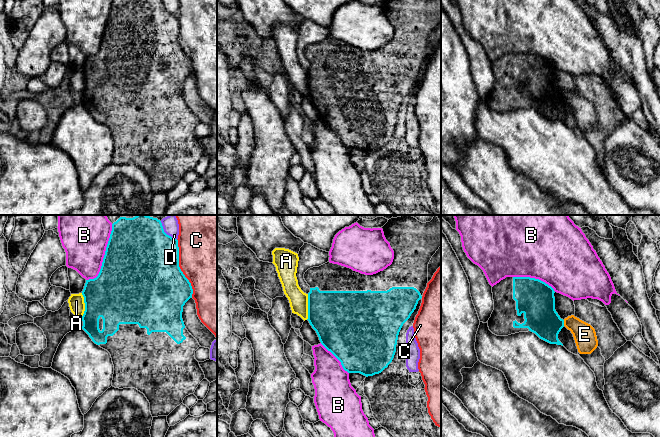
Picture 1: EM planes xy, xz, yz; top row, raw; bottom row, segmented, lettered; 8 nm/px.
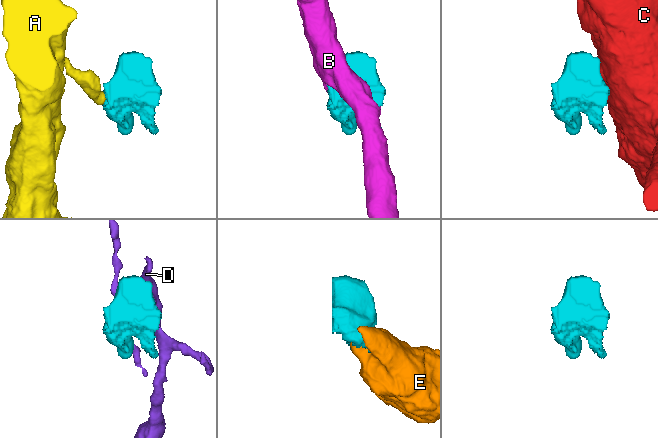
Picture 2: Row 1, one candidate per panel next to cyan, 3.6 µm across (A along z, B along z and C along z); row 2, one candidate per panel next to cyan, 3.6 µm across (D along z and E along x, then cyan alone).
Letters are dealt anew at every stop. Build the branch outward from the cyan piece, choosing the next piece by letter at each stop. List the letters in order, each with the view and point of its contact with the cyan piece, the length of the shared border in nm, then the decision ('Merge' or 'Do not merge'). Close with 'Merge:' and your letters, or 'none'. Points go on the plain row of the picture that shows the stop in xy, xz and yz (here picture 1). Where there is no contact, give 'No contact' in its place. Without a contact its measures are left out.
A: Touches cyan at xz (308, 83). Shared border 200 nm. Do not merge
B: Touches cyan at xy (104, 31). Shared border 500 nm. Do not merge
C: Touches cyan at xy (179, 44). Shared border 480 nm. Do not merge
D: Touches cyan at xy (166, 10). Shared border 180 nm. Do not merge
E: Touches cyan at yz (563, 99). Shared border 50 nm. Do not merge
Merge: none

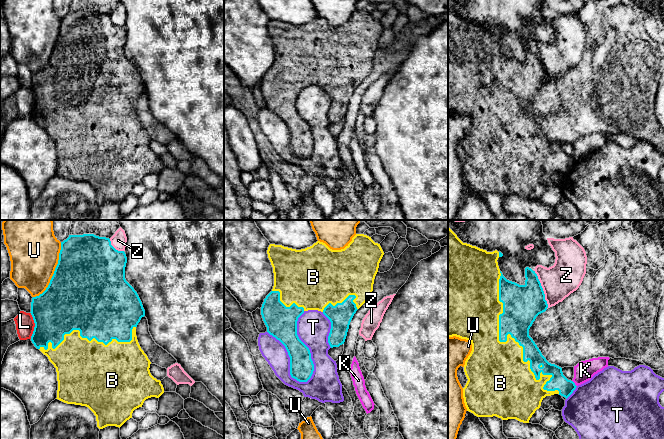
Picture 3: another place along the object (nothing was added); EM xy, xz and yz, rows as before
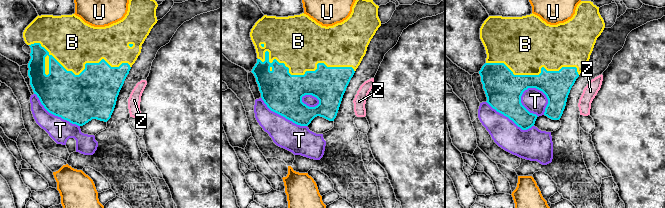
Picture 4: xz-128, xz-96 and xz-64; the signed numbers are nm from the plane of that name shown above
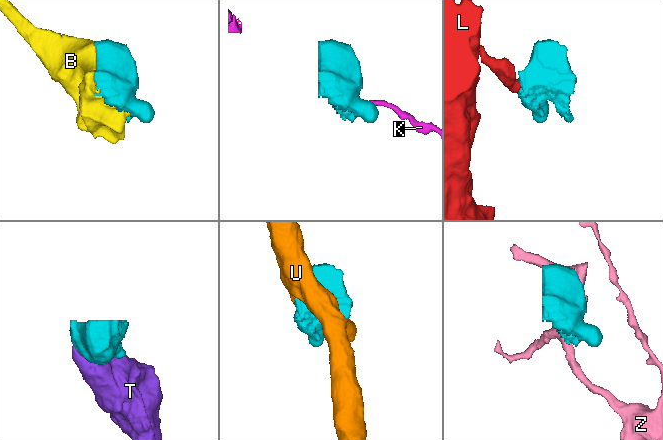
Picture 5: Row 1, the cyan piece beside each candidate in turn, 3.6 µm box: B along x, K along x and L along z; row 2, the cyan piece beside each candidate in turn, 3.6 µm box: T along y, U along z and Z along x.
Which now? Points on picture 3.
B: Touches cyan at yz (516, 117). Shared border 1100 nm. Merge
K: Touches cyan at yz (574, 159). Shared border 70 nm. Do not merge
L: Touches cyan at xy (35, 101). Shared border 220 nm. Do not merge
T: Touches cyan at xz (309, 126). Shared border 600 nm. Do not merge
U: Touches cyan at xy (54, 48). Shared border 500 nm. Do not merge
Z: Touches cyan at yz (542, 65). Shared border 320 nm. Do not merge
Merge: B

